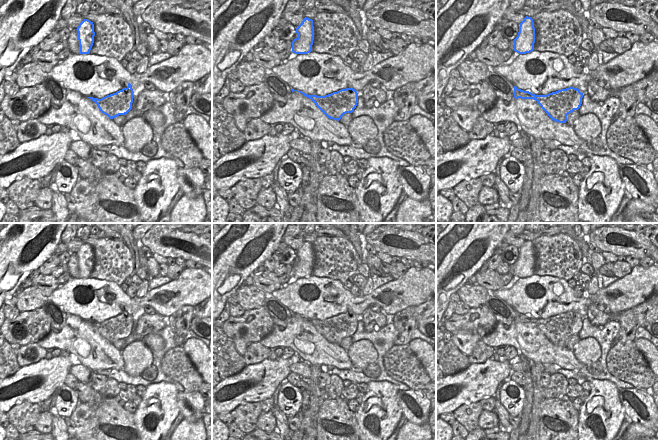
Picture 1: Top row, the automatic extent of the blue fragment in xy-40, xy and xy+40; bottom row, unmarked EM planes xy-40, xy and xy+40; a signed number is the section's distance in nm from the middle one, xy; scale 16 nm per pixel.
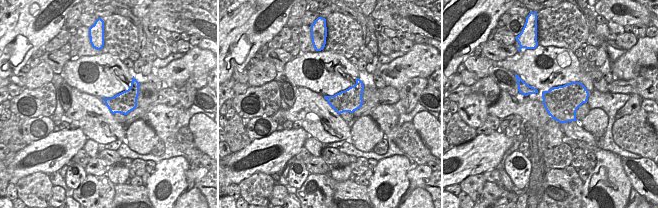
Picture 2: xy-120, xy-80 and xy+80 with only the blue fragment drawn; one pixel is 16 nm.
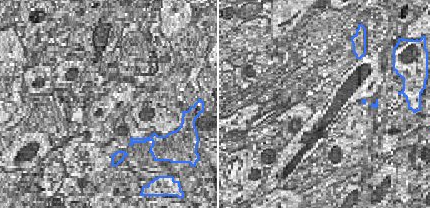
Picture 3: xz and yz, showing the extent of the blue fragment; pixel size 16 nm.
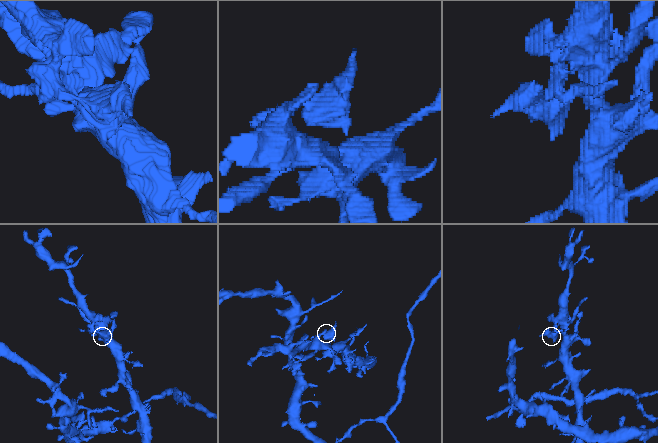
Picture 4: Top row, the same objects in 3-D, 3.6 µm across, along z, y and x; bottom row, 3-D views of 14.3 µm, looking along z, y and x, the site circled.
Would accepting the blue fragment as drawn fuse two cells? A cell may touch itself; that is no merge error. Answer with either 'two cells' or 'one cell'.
one cell

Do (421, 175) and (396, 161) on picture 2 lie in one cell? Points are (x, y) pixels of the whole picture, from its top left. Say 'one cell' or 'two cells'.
two cells

